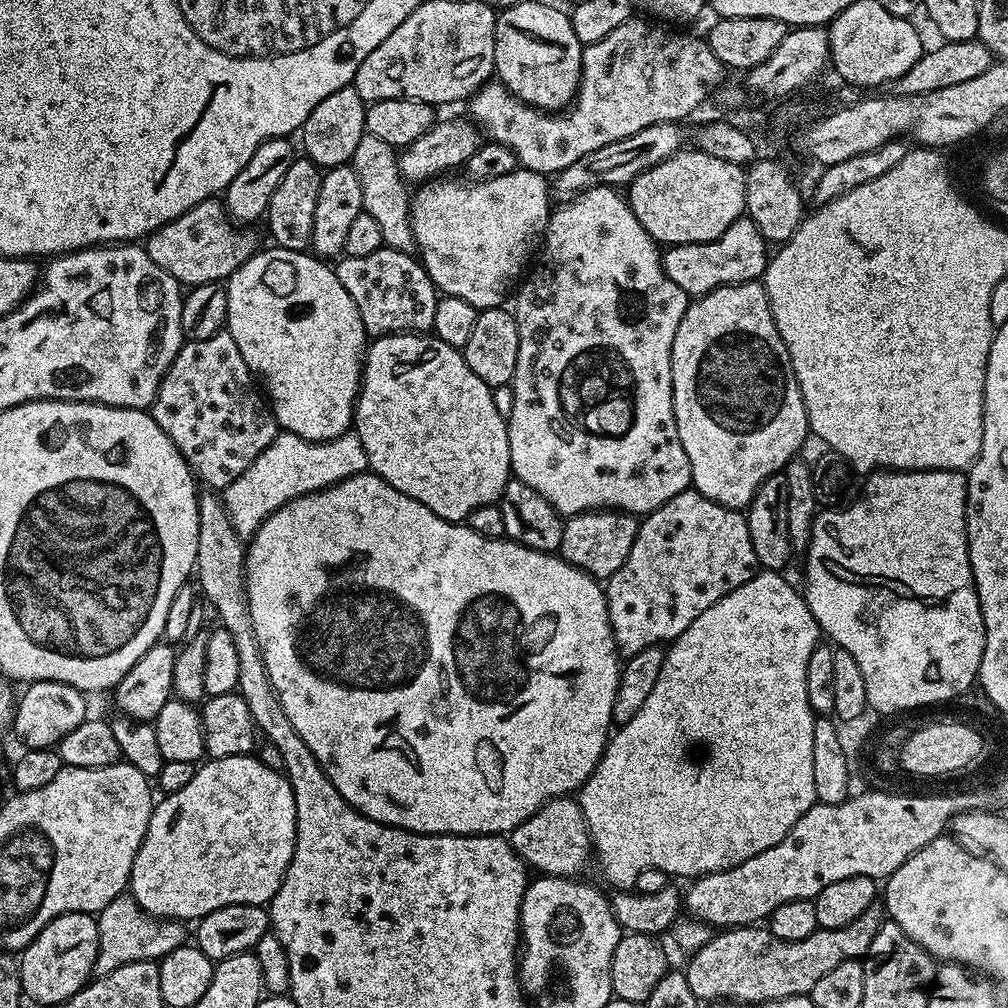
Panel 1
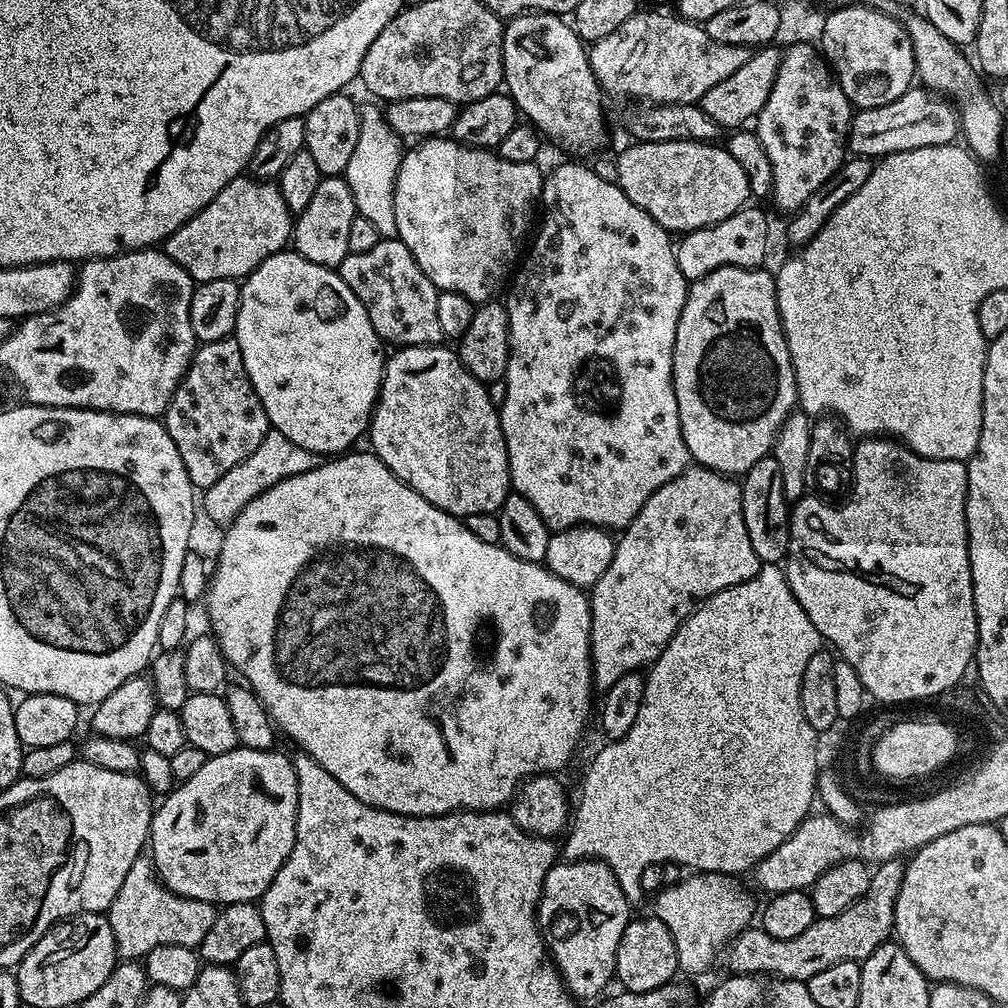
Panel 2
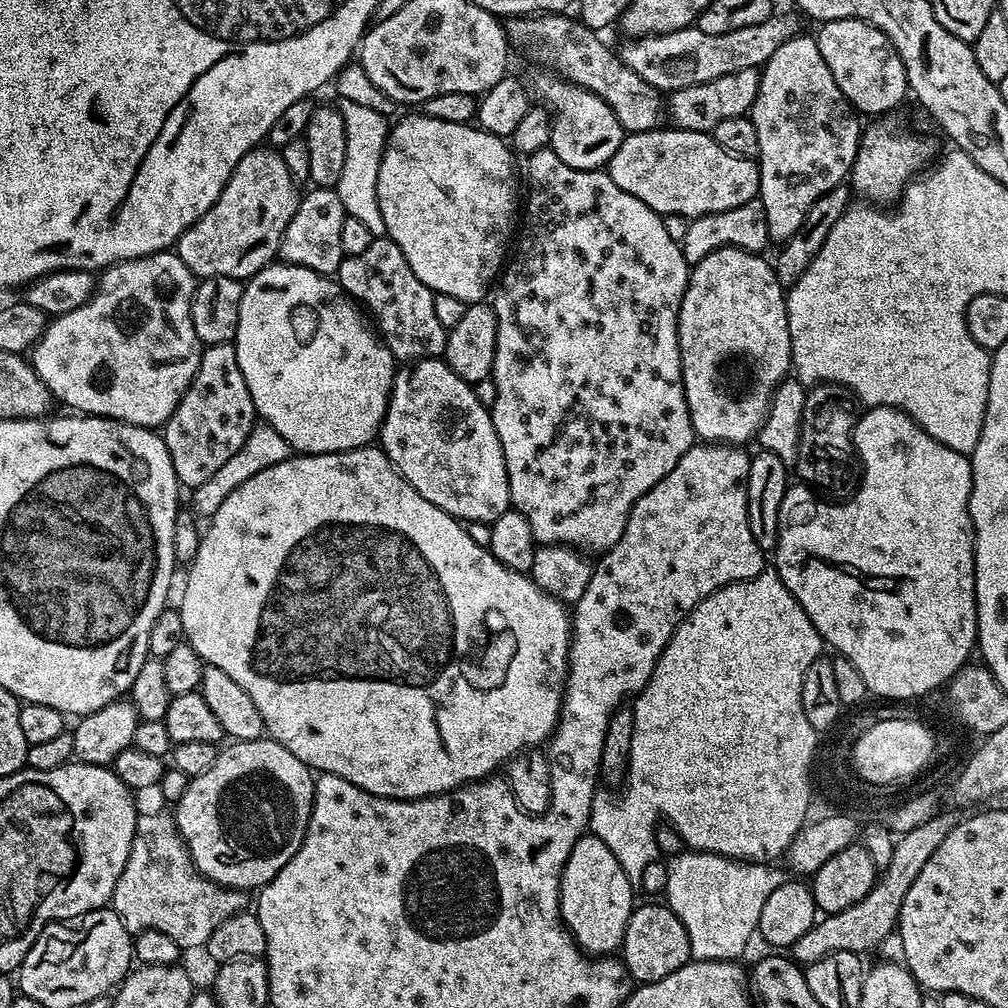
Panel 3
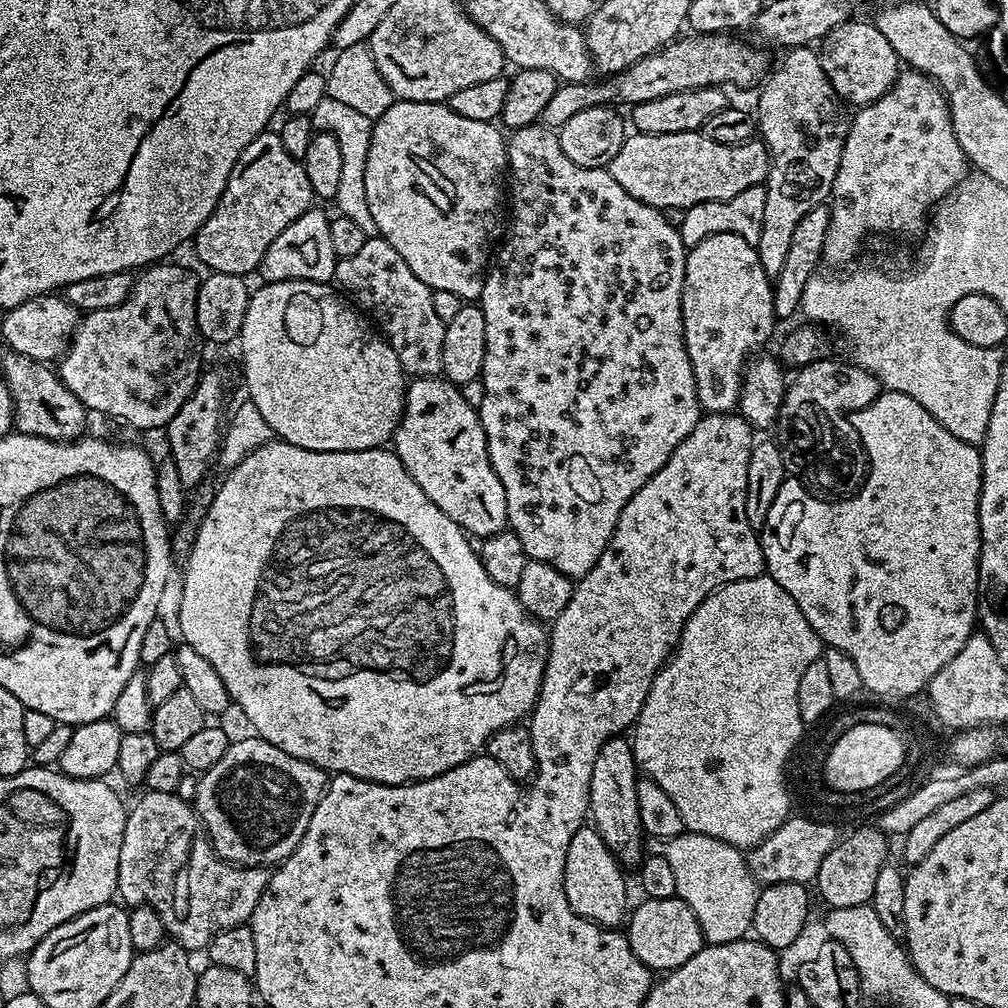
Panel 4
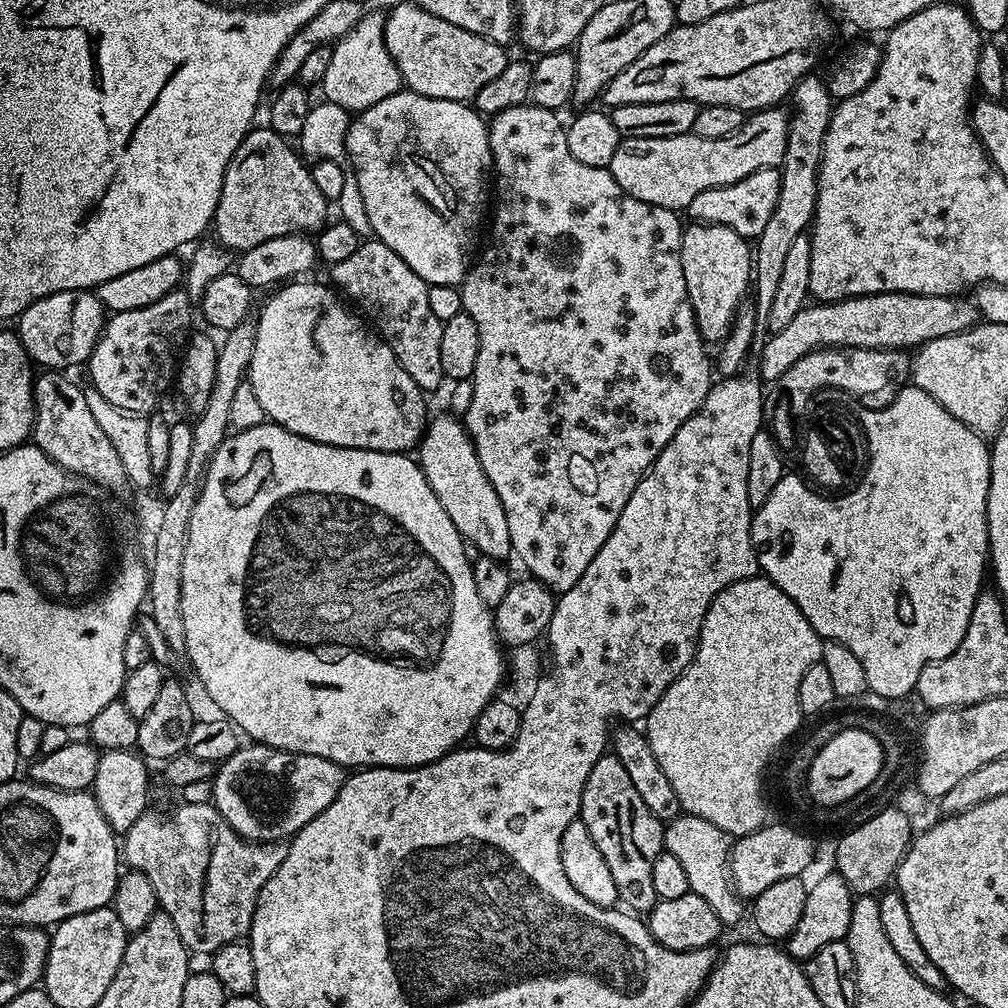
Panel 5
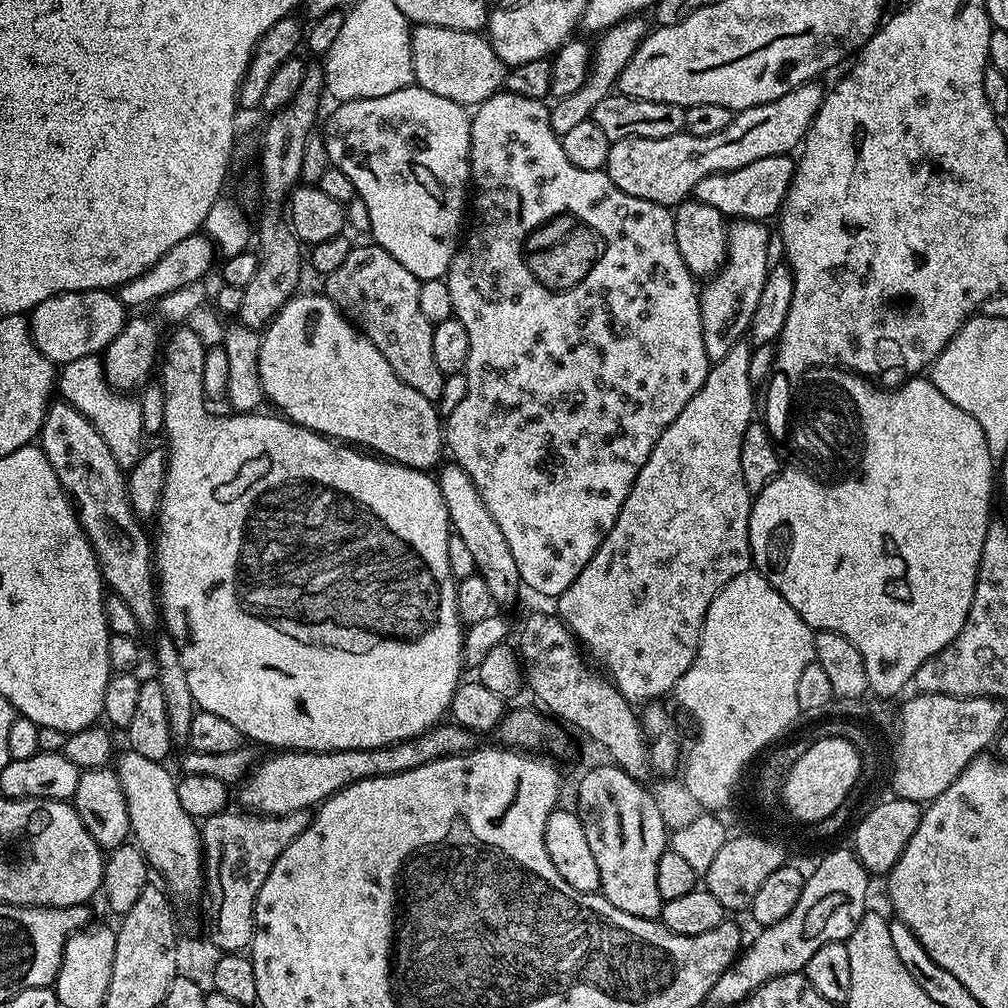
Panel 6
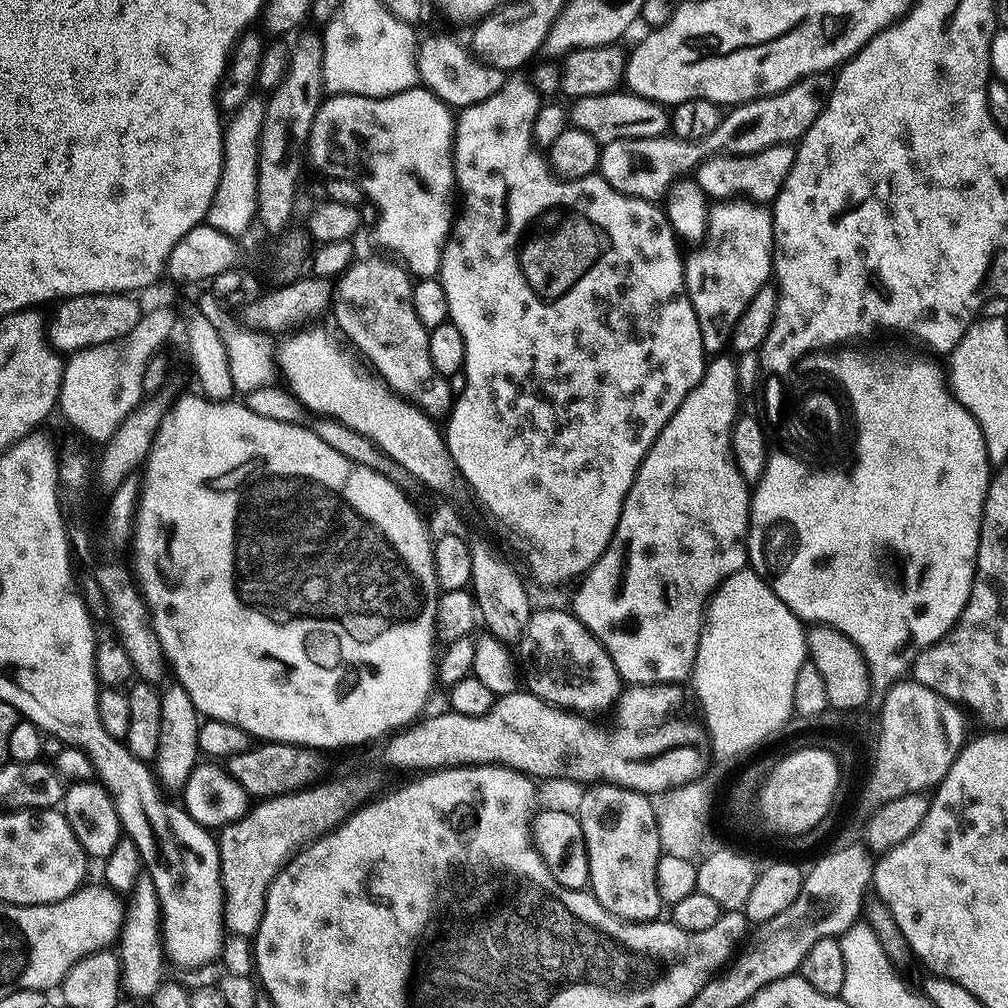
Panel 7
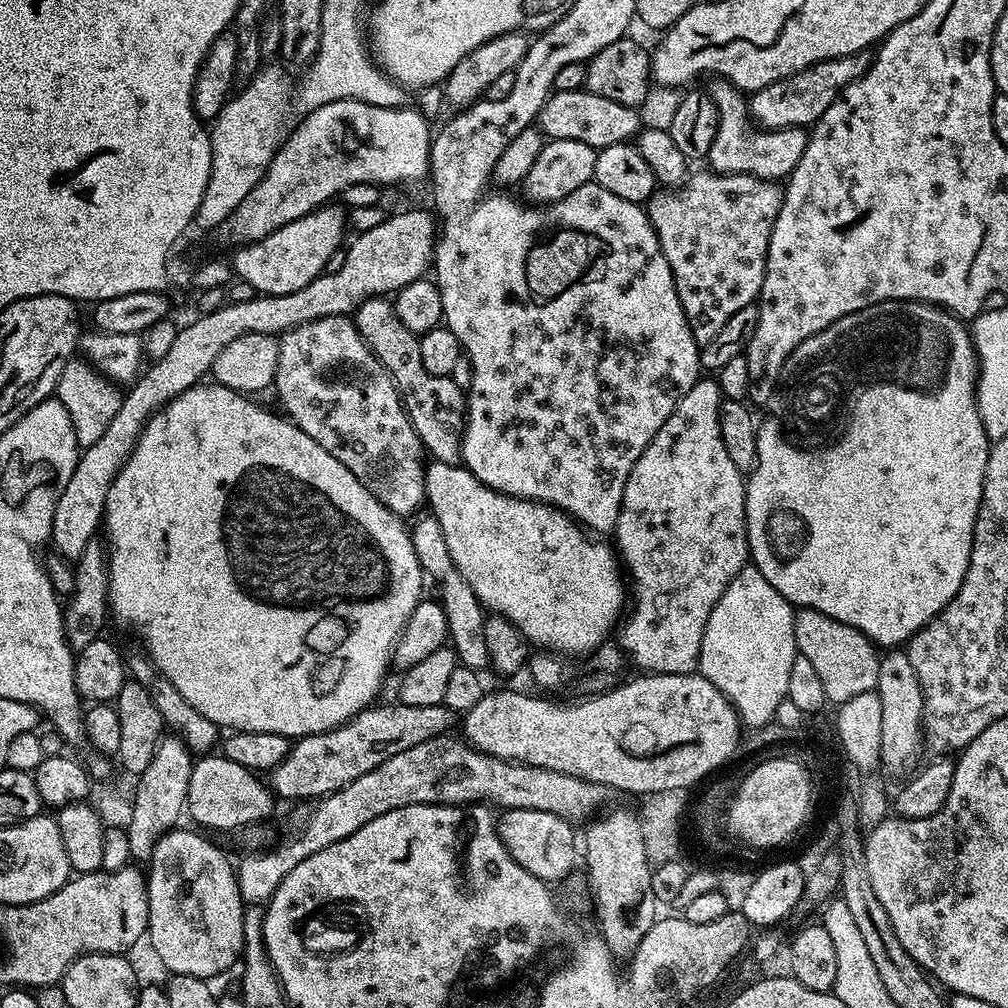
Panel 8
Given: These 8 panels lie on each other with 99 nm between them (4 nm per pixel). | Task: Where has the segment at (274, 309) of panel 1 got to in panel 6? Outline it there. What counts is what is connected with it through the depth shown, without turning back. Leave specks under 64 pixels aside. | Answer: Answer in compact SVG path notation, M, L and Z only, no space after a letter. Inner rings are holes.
M297 294L283 304L280 313L262 332L260 377L265 397L273 400L292 423L312 432L371 450L408 468L435 469L441 463L440 455L445 455L446 436L437 405L422 398L418 390L406 386L406 382L398 378L394 366L382 358L382 350L378 350L378 346L374 346L374 342L370 342L328 296Z

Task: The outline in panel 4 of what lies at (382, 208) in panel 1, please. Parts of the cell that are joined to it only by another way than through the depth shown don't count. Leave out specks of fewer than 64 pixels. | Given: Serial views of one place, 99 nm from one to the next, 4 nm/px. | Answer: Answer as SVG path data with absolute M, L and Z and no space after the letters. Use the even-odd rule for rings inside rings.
M326 95L318 106L310 113L312 124L316 132L329 132L338 138L338 146L342 149L342 171L337 196L334 199L337 211L355 223L369 238L379 235L374 218L370 213L369 202L366 201L366 154L370 154L370 134L372 133L373 121L366 118L366 114L361 114L358 110L353 110L350 106L345 106L343 102L338 102L338 98Z

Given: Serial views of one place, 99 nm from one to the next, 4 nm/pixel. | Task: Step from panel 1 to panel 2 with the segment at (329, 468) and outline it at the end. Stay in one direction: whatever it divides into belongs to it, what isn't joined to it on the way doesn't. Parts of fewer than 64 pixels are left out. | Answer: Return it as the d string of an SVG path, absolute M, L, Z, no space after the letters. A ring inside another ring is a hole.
M270 430L266 438L262 438L262 443L255 448L254 454L250 454L250 458L242 458L242 462L238 462L238 466L232 467L231 470L226 470L226 474L222 474L222 478L218 478L214 486L203 489L203 515L205 512L214 523L221 524L221 526L232 524L234 518L238 518L240 511L250 502L254 502L254 498L258 498L258 494L270 490L270 486L294 474L302 474L316 467L317 463L317 453L302 450L302 446L294 446L294 442L286 438L286 434Z

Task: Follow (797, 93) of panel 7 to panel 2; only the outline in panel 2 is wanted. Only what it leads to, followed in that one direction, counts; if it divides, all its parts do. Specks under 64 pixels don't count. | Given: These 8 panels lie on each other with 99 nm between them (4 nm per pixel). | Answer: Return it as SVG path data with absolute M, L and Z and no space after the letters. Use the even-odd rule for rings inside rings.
M675 140L674 142L632 142L629 148L616 160L616 176L620 189L634 202L634 206L642 206L658 226L662 226L669 234L683 234L702 230L706 226L714 226L714 222L722 222L722 218L730 218L739 208L749 203L750 193L746 170L730 158L727 147L716 142L702 140Z

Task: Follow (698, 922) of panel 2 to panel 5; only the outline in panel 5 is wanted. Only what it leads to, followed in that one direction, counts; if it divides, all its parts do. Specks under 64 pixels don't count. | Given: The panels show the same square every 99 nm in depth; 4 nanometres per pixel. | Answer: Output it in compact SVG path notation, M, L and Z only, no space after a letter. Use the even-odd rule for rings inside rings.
M688 813L676 816L664 829L665 851L674 854L678 862L685 867L691 892L709 902L711 909L718 915L721 925L724 926L736 923L743 912L744 915L746 912L743 899L733 891L727 876L727 861L732 841L733 837L714 823Z

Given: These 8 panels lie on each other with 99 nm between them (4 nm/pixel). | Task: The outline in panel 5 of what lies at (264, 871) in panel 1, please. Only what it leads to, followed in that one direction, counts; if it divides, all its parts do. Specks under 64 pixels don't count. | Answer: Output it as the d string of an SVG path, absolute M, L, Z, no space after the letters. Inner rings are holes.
M252 742L215 769L211 803L243 840L284 842L334 802L345 779L345 769L321 756L283 752Z

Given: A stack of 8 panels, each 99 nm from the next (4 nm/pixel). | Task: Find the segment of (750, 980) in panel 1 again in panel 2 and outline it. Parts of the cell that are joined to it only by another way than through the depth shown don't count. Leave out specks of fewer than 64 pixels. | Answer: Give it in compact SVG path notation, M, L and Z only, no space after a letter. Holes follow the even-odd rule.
M903 859L882 860L875 865L870 887L854 906L842 910L842 914L822 916L798 938L770 938L763 927L747 927L727 949L728 964L736 974L763 974L781 976L784 980L808 981L814 974L834 966L834 962L863 962L874 950L890 940L896 923L894 910L898 902L898 890L902 890L904 877Z

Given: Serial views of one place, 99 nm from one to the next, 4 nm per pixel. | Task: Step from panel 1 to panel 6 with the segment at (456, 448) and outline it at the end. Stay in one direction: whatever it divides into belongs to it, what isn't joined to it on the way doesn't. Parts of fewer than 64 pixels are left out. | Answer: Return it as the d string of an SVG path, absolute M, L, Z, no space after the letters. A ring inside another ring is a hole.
M455 462L446 464L439 469L438 483L448 507L451 531L466 542L476 563L476 572L486 582L486 586L489 586L496 604L501 607L508 606L514 603L519 592L522 592L521 576L518 574L514 554L511 553L510 546L507 545L493 515L486 508L486 502L482 502L470 474L466 474L466 470L462 470Z

